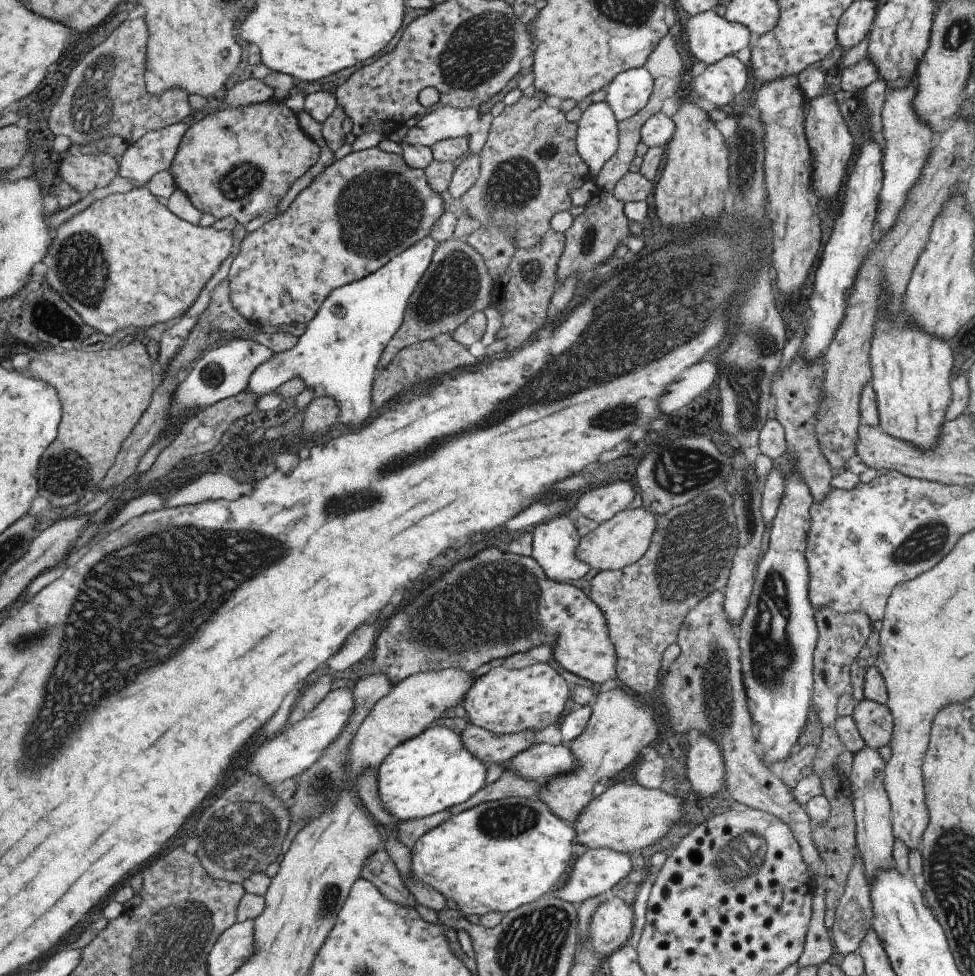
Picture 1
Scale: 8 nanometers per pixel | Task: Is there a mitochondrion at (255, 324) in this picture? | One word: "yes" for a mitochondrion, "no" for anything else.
no

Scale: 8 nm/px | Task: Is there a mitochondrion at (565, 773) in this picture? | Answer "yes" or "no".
no

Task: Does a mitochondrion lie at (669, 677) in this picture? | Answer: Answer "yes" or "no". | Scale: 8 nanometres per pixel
no

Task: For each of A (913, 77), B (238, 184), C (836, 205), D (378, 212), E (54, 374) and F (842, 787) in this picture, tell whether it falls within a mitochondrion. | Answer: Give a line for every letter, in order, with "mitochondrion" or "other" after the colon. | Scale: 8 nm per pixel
A: other
B: mitochondrion
C: other
D: mitochondrion
E: other
F: other

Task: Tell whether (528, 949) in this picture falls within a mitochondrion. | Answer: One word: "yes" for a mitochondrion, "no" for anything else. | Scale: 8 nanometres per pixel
yes

